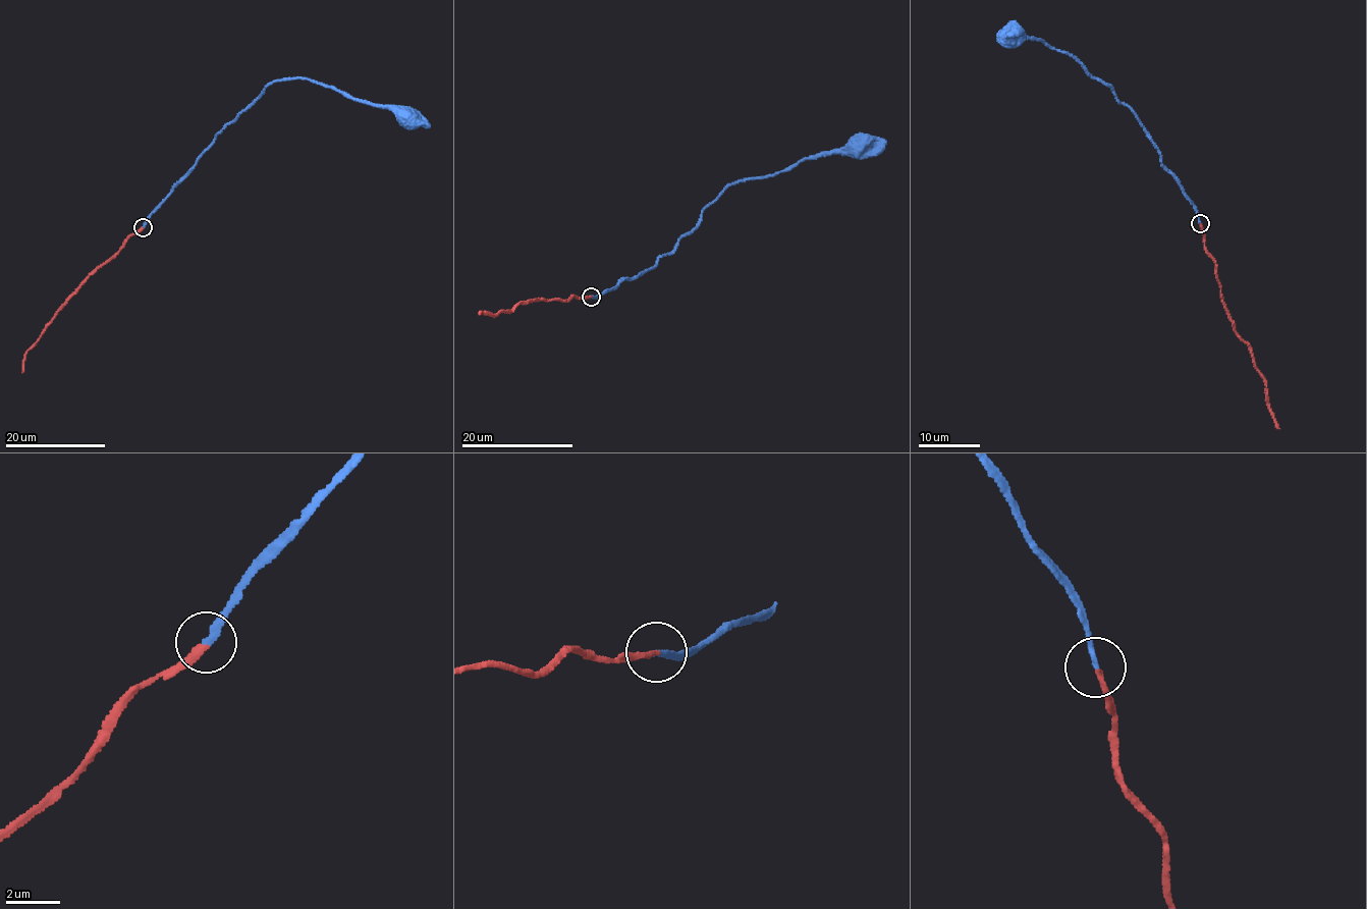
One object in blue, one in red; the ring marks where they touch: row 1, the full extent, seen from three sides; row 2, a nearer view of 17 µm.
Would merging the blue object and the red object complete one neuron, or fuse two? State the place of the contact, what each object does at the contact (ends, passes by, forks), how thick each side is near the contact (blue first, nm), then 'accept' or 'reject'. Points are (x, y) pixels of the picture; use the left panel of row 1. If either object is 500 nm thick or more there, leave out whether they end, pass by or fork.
(143, 227) | blue ends | red ends | 240/240 nm | accept

